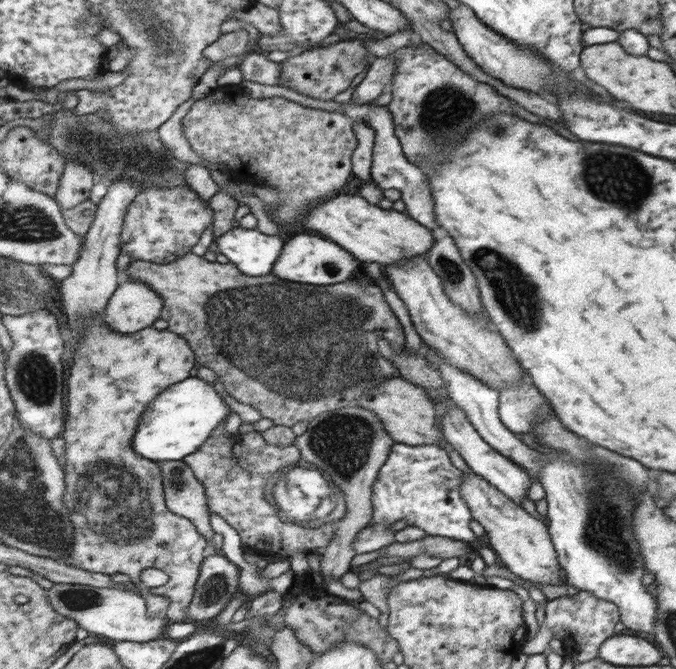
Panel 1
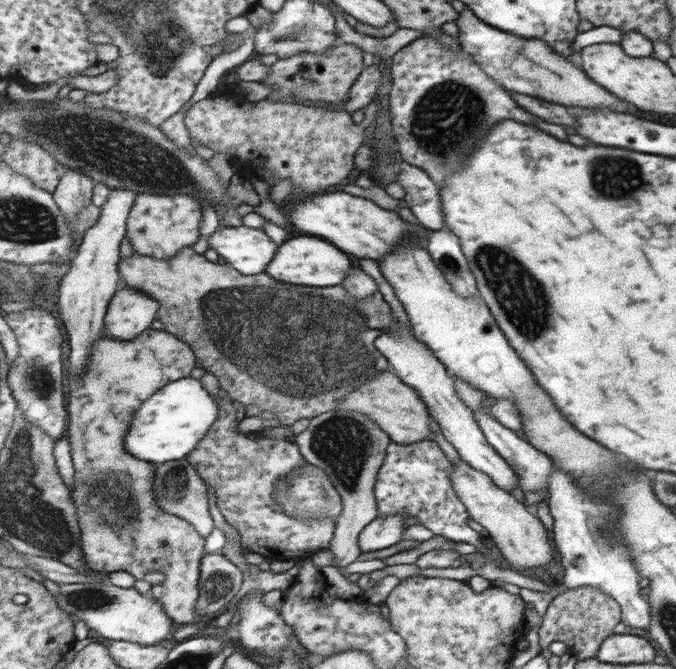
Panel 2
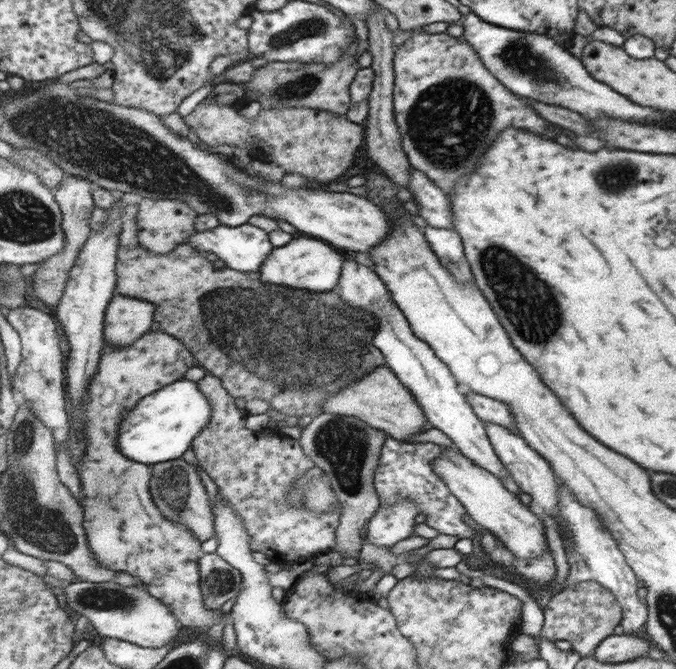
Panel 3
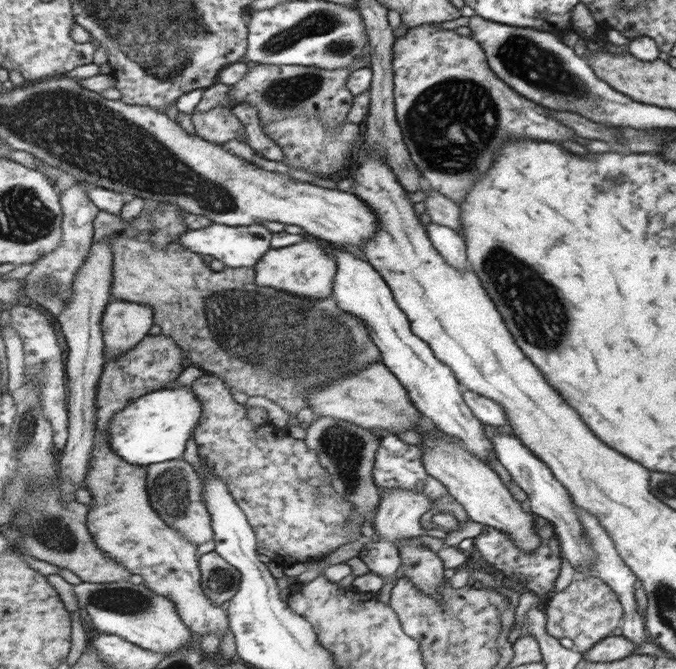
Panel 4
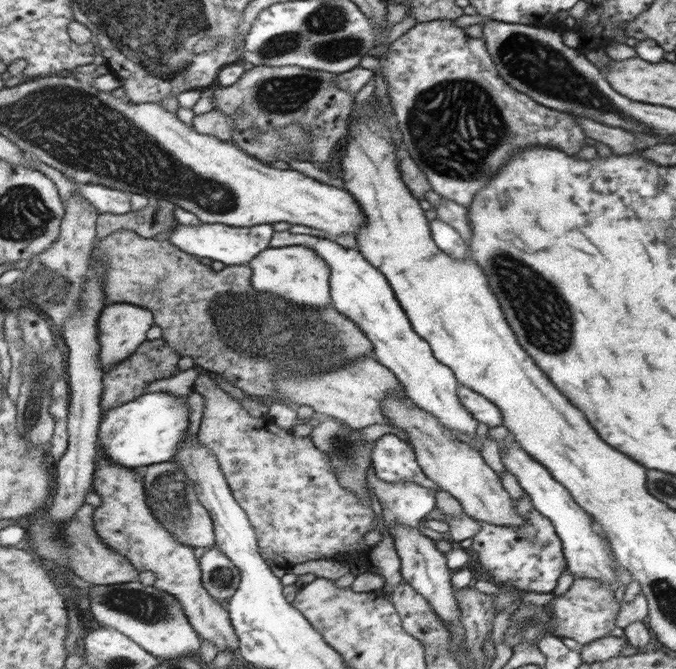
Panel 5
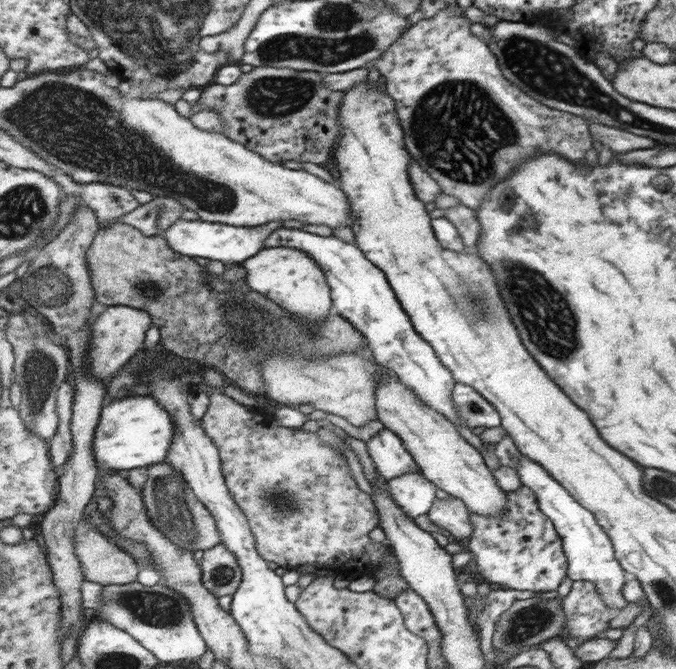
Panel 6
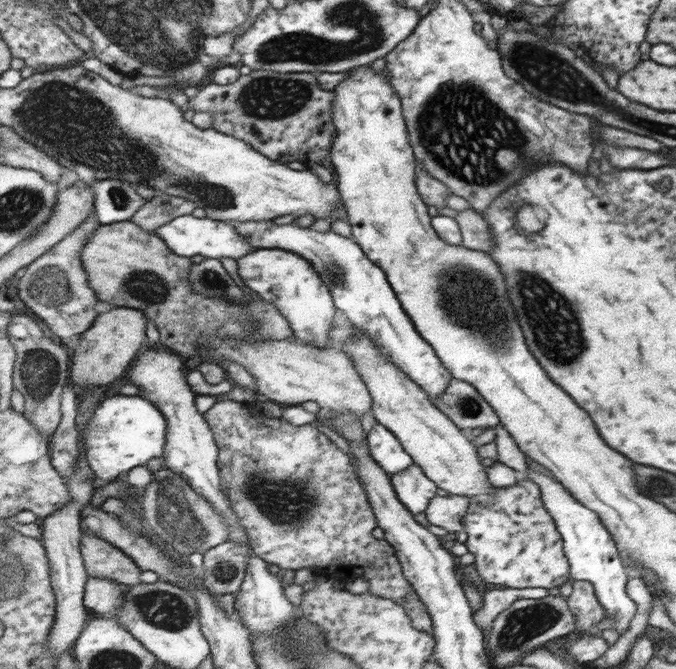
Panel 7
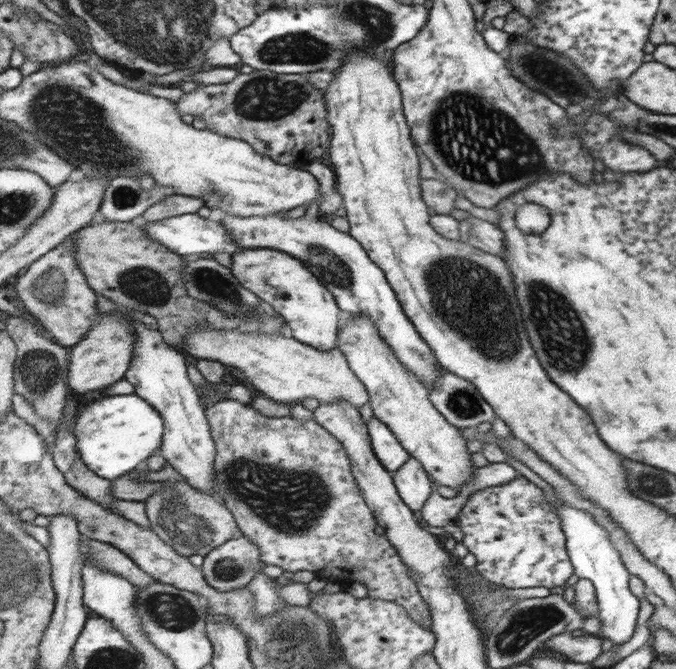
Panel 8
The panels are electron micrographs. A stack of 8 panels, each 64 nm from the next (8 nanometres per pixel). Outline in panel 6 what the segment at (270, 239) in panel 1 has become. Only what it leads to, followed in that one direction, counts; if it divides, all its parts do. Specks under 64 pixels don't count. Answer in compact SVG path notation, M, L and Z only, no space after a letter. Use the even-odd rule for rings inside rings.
M202 218L194 221L180 219L172 228L166 230L164 236L170 243L170 246L189 257L198 258L200 256L208 258L210 261L242 264L242 262L264 248L264 239L268 237L270 232L278 229L281 222L282 220L272 220L268 224L258 225L257 227L237 227L222 222L210 222Z

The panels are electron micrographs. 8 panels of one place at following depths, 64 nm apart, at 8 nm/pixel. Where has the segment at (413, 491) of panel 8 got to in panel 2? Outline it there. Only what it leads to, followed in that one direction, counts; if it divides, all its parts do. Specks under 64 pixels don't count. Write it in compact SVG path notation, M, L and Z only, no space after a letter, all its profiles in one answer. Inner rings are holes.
M386 515L377 517L366 525L359 536L359 547L361 552L372 552L388 548L402 539L402 533L406 530L404 521L408 515Z

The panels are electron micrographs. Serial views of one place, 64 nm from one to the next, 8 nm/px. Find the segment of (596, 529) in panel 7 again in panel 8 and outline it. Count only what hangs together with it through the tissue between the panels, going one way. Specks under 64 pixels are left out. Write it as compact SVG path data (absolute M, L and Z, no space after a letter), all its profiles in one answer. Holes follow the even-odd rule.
M558 499L554 506L556 506L556 514L560 515L560 519L563 520L563 531L567 537L567 553L570 555L572 566L576 569L576 576L579 579L590 580L596 588L596 602L600 610L597 616L602 620L602 627L598 636L600 638L609 638L614 644L622 645L628 642L632 638L632 634L634 634L640 601L629 588L629 573L621 559L621 554L612 544L609 532L594 520L592 514L580 512L580 510L576 510L576 508L572 508L572 506L568 506L568 504L564 504L562 500Z

